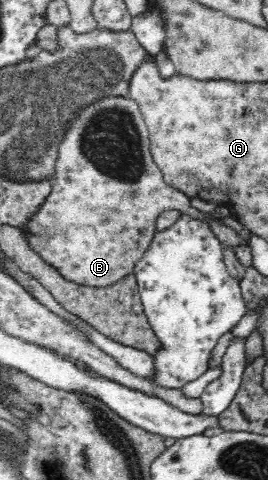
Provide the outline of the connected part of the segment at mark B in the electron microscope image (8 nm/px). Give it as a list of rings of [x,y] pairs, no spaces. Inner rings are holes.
[[[96,97],[71,112],[57,139],[52,178],[52,191],[17,228],[30,252],[49,268],[55,269],[68,283],[81,288],[108,289],[134,274],[136,263],[158,230],[160,215],[169,210],[185,211],[190,216],[210,222],[222,248],[249,244],[237,231],[220,220],[212,220],[204,213],[190,209],[189,199],[166,185],[163,173],[153,162],[149,131],[143,115],[138,104],[128,97]]]

